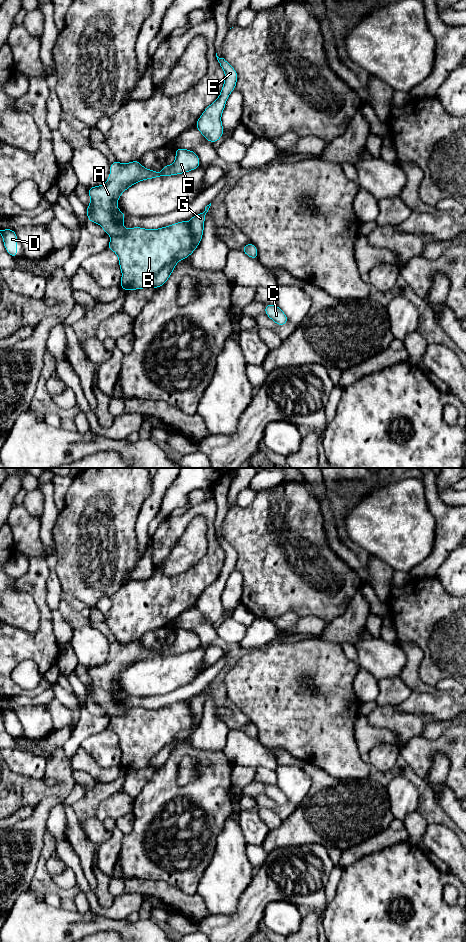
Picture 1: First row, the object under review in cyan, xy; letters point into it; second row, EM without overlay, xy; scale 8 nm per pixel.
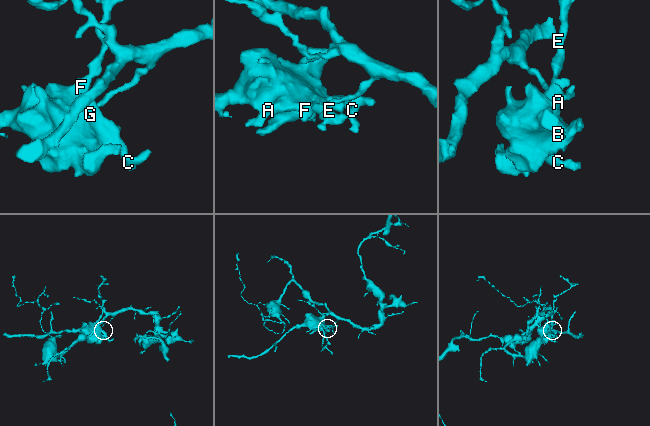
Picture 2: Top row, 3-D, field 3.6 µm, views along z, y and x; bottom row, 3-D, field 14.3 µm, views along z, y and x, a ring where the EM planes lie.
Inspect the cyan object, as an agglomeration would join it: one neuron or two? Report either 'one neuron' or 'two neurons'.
two neurons

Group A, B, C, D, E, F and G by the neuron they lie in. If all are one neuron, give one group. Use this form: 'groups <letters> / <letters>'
groups A B C D E F / G

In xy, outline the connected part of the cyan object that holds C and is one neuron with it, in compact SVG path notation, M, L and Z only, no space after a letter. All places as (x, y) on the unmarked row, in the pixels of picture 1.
M265 784L265 794L279 806L289 802L285 793L277 785Z

